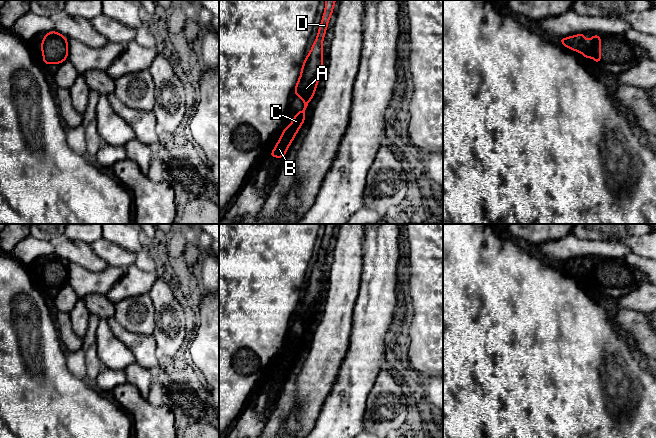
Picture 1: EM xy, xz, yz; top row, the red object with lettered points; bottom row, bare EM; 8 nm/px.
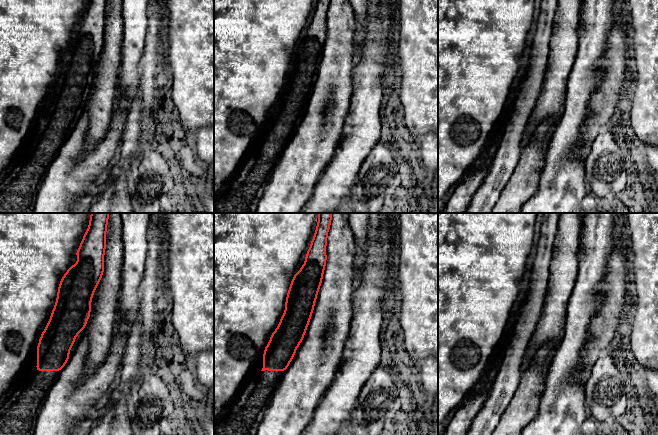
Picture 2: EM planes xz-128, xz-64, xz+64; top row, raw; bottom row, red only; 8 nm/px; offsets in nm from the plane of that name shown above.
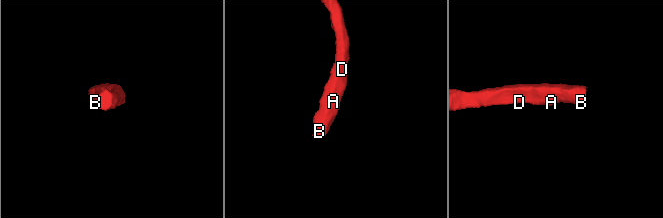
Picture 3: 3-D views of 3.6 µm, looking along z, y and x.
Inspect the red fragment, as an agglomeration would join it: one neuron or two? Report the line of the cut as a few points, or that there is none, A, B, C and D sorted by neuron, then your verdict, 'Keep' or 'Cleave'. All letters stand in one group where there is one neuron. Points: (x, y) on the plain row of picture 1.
No split. Groups: A B C D. Keep

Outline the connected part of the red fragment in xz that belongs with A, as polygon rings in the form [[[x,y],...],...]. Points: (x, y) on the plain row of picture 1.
[[[325,224],[325,234],[318,252],[317,261],[309,278],[305,281],[301,291],[301,298],[294,313],[294,319],[299,320],[303,324],[304,332],[296,337],[287,353],[284,349],[283,357],[276,370],[273,375],[268,378],[271,381],[283,382],[285,380],[291,366],[305,345],[305,334],[315,318],[317,307],[321,301],[324,276],[322,267],[330,241],[333,237],[335,226],[336,224]]]

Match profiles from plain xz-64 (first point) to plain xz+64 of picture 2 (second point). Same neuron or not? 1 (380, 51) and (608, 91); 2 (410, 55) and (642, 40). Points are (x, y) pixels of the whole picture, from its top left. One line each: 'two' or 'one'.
1: two
2: one

